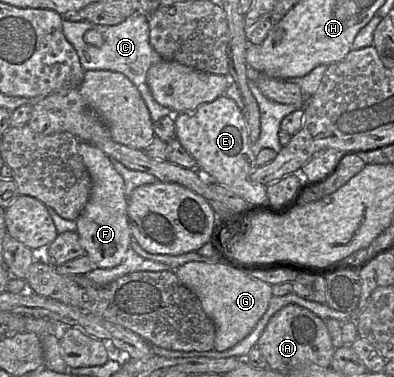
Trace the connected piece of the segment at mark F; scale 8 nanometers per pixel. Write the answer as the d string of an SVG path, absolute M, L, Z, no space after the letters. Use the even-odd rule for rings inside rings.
M80 141L78 152L90 174L92 187L87 204L76 219L76 231L85 254L96 268L114 268L123 262L132 239L124 180L114 168L112 159L96 145Z

